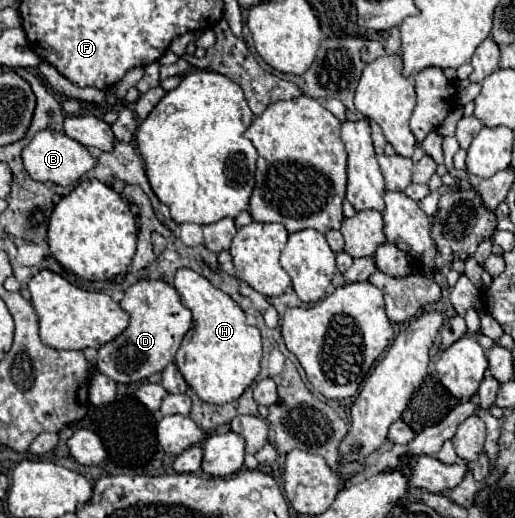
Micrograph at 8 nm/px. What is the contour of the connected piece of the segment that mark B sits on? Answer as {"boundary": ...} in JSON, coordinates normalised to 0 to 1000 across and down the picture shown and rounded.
{"boundary":[[[85,249],[78,253],[43,292],[43,311],[47,311],[47,322],[50,330],[58,334],[58,342],[66,349],[101,349],[109,357],[136,357],[136,353],[148,353],[163,334],[171,334],[175,326],[183,326],[190,319],[190,311],[175,299],[175,292],[155,280],[151,272],[128,264],[128,257],[120,253],[101,253],[101,249]]]}

